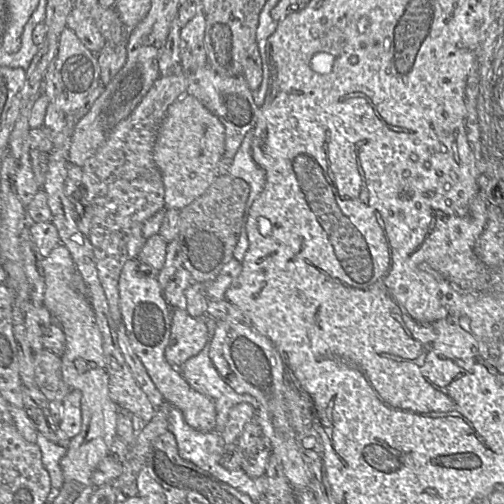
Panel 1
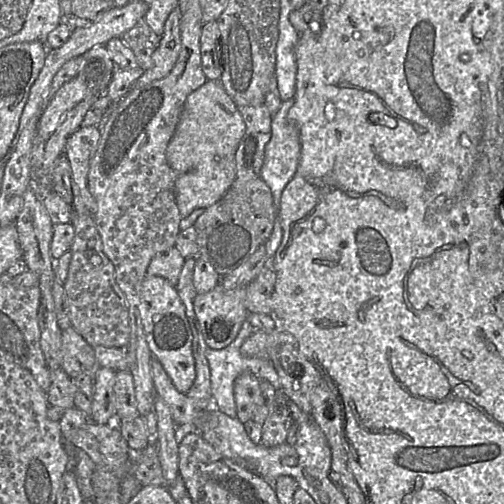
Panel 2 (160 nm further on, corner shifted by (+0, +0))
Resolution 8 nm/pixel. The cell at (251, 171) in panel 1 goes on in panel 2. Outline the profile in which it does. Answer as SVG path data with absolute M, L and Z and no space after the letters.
M293 99L283 101L272 117L271 138L265 147L260 178L270 188L278 203L281 192L294 176L300 157L300 139L297 127L287 118Z

